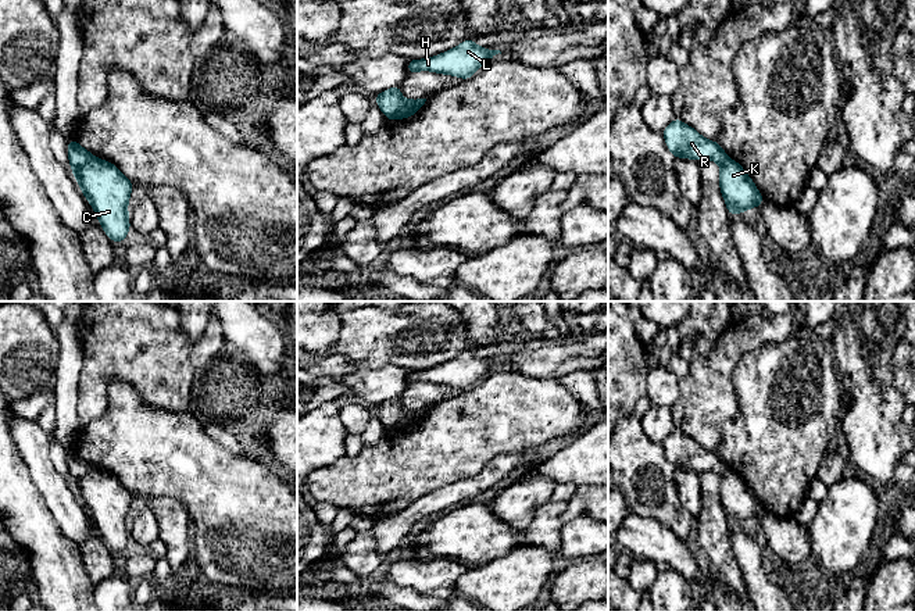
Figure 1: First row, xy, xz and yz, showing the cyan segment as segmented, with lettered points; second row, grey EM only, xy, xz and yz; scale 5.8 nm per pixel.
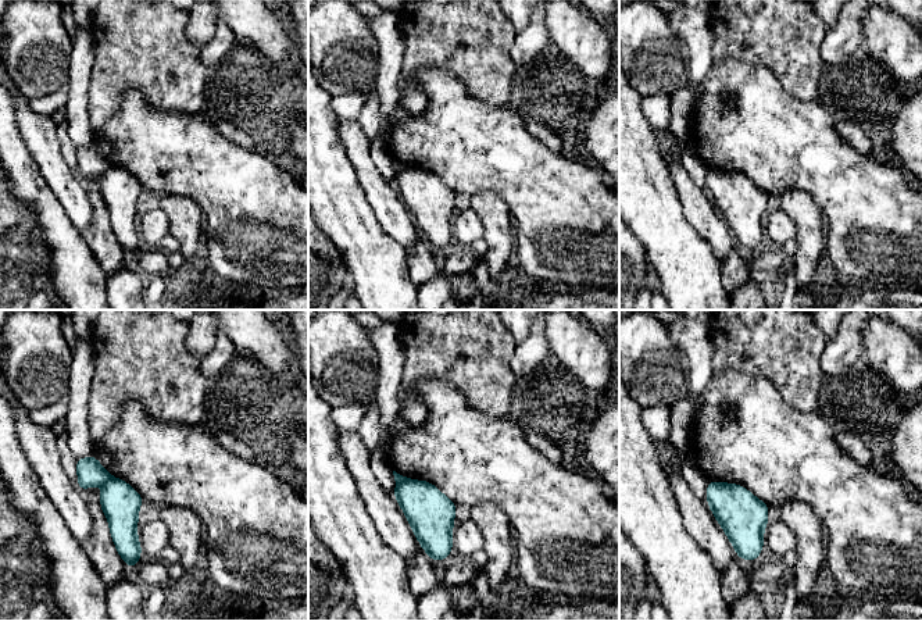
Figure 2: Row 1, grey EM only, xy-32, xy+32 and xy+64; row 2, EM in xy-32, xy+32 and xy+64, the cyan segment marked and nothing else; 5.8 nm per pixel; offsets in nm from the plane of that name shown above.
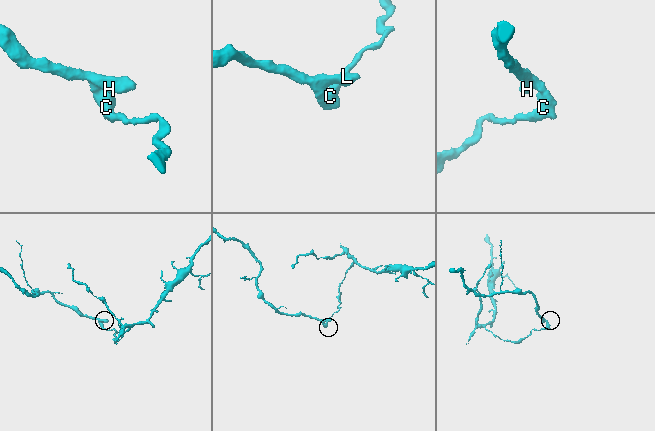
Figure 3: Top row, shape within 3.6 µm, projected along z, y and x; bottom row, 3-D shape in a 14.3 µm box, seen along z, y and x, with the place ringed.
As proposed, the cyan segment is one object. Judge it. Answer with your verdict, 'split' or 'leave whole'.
split

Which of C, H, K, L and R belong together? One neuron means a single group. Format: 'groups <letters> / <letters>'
groups C K / H L R

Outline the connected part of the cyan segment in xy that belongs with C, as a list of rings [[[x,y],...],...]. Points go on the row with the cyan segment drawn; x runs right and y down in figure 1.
[[[94,158],[72,171],[106,235],[121,243],[131,231],[128,203],[133,183],[111,162]]]

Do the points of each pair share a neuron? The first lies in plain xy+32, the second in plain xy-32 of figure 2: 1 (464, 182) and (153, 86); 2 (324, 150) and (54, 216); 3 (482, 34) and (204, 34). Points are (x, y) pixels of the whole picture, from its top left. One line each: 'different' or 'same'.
1: different
2: same
3: different

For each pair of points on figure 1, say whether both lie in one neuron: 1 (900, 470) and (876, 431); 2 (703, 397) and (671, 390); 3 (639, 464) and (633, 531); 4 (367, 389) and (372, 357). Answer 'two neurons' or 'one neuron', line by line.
1: two neurons
2: two neurons
3: two neurons
4: two neurons

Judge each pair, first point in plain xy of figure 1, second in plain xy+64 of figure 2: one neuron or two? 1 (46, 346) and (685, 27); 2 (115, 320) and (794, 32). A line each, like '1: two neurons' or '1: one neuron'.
1: two neurons
2: one neuron

